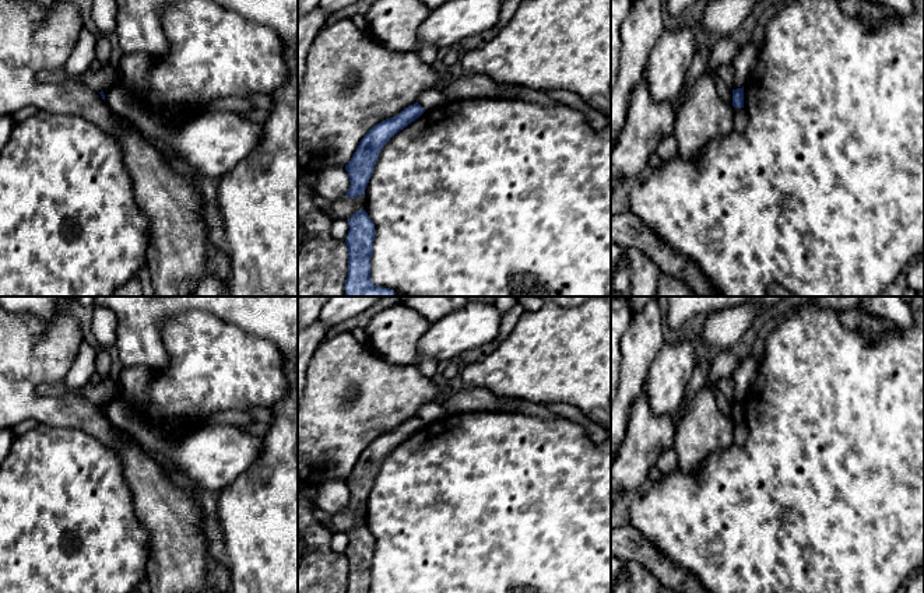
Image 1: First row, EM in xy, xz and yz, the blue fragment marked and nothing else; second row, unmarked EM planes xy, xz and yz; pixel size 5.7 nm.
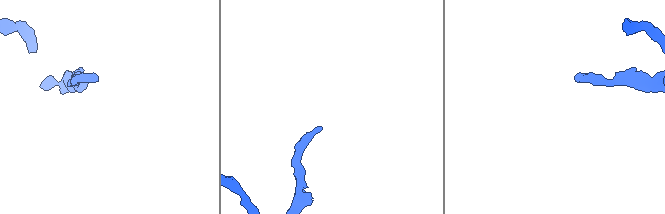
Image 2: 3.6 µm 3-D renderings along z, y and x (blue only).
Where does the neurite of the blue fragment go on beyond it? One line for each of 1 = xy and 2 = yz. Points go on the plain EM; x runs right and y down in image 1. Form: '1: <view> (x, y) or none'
1: none
2: none

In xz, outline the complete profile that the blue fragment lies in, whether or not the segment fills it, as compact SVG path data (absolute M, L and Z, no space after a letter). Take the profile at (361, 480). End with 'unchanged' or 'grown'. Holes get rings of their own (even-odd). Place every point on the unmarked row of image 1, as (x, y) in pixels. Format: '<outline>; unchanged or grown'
M415 415L397 429L377 436L363 449L351 474L345 478L351 499L344 510L355 512L365 508L382 462L394 448L418 432L424 425L425 422Z; unchanged

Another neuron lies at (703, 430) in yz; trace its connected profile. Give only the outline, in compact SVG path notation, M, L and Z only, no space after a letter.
M702 387L677 424L678 469L695 471L712 453L732 445L734 425L732 417L720 410L712 387Z

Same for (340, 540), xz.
M334 531L330 541L330 548L337 552L345 555L349 544L348 533L345 531Z

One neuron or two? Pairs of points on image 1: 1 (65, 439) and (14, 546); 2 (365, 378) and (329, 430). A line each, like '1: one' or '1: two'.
1: one
2: one

